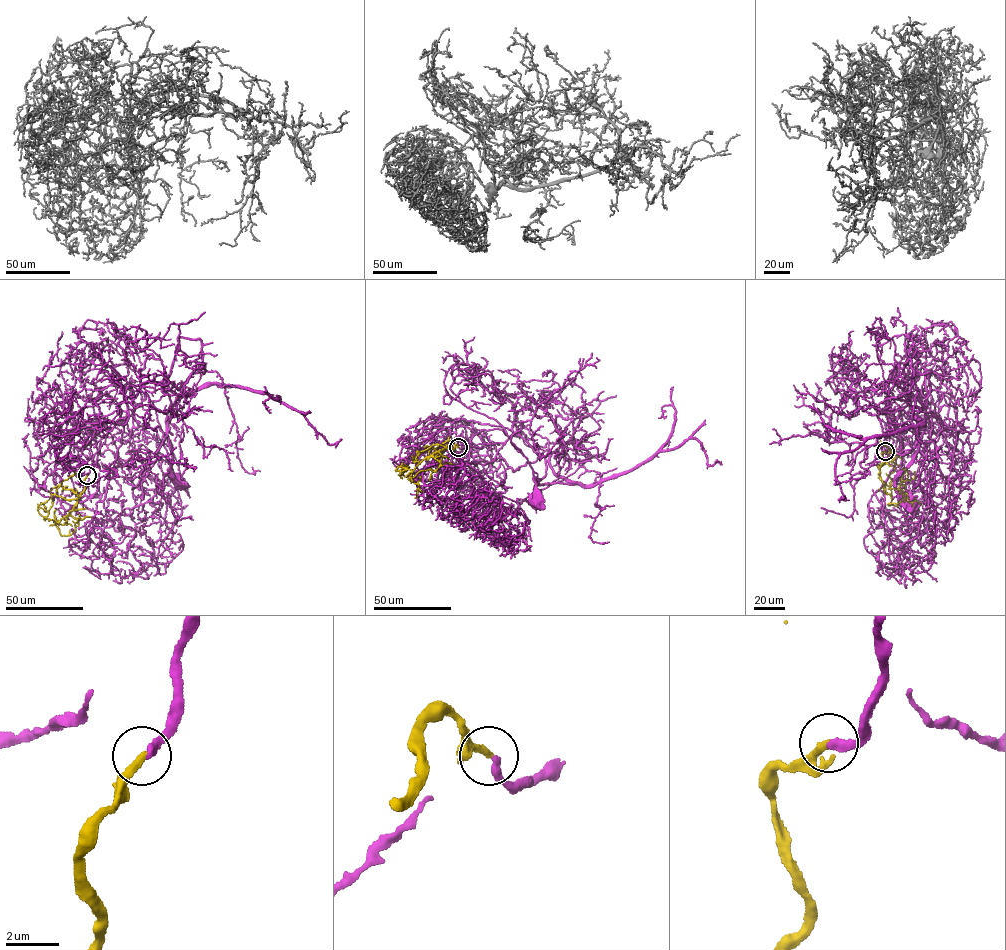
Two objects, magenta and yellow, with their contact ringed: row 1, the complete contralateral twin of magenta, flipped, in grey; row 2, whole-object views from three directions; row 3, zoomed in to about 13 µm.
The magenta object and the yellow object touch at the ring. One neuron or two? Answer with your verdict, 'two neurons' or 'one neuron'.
one neuron

